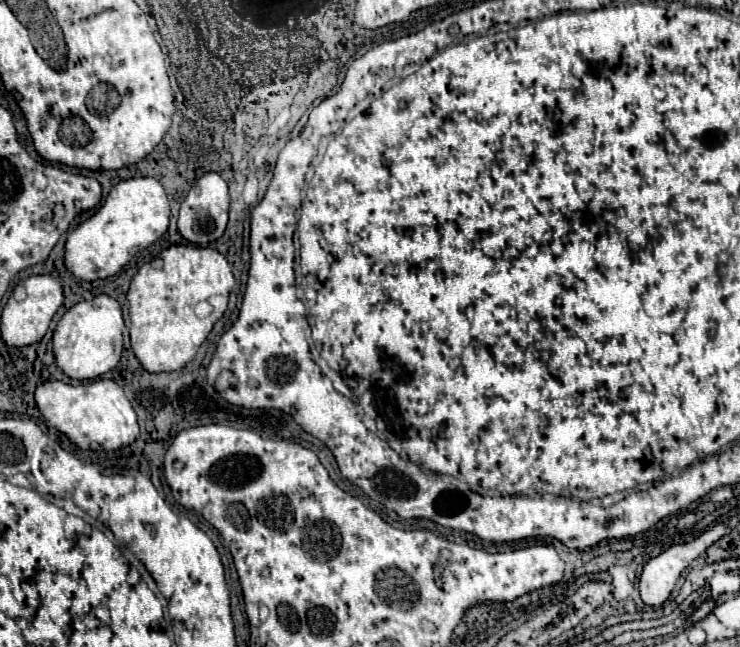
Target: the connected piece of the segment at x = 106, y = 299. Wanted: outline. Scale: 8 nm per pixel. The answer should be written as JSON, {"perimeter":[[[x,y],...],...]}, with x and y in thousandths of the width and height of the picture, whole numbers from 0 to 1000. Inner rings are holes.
{"perimeter":[[[130,456],[122,465],[108,465],[95,474],[73,509],[73,552],[76,564],[97,586],[130,586],[151,573],[165,552],[165,478],[149,456]]]}

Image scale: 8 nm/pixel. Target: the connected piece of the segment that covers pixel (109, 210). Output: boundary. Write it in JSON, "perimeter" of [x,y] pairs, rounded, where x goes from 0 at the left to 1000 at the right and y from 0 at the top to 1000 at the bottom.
{"perimeter":[[[178,274],[154,286],[141,317],[111,348],[92,360],[89,416],[108,431],[143,431],[159,422],[176,397],[208,376],[227,354],[230,314],[222,289],[205,274]]]}

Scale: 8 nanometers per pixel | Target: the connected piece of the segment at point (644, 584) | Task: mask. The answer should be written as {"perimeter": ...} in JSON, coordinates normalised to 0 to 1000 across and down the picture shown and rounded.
{"perimeter":[[[970,808],[962,818],[951,821],[943,833],[924,842],[908,842],[905,849],[895,852],[889,861],[878,864],[868,876],[868,889],[865,889],[868,929],[873,935],[892,938],[905,923],[919,886],[938,867],[938,861],[949,858],[976,827],[978,827],[978,811]]]}

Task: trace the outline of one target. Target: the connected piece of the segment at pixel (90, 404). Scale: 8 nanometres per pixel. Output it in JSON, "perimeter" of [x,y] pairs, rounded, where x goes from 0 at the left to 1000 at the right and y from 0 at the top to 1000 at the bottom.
{"perimeter":[[[132,586],[119,592],[59,589],[49,598],[49,626],[59,648],[84,666],[108,694],[119,694],[122,685],[132,685],[141,697],[154,697],[181,685],[186,675],[184,638],[165,598],[151,586]]]}

